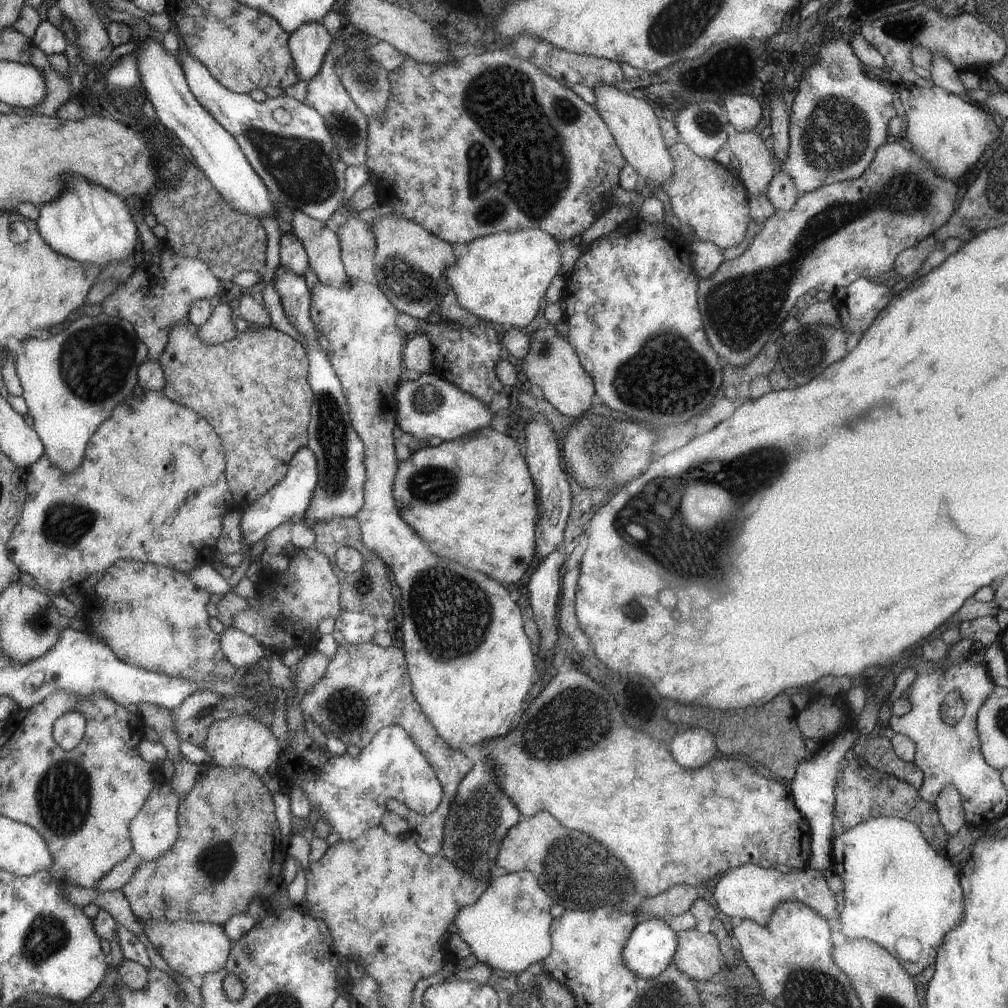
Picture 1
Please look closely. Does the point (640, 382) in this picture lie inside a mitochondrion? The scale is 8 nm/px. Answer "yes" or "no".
yes

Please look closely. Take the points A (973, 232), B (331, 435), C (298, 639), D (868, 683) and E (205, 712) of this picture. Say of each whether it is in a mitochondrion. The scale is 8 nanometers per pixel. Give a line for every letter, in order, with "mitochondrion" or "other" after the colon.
A: other
B: mitochondrion
C: other
D: other
E: mitochondrion

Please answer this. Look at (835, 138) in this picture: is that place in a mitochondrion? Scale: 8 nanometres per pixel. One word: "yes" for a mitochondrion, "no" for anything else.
yes

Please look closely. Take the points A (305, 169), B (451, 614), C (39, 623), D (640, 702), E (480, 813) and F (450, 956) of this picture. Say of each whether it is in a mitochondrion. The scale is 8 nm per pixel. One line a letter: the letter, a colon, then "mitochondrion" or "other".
A: mitochondrion
B: mitochondrion
C: mitochondrion
D: other
E: mitochondrion
F: other

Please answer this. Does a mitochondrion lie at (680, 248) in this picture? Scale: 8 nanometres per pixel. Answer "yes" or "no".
no

